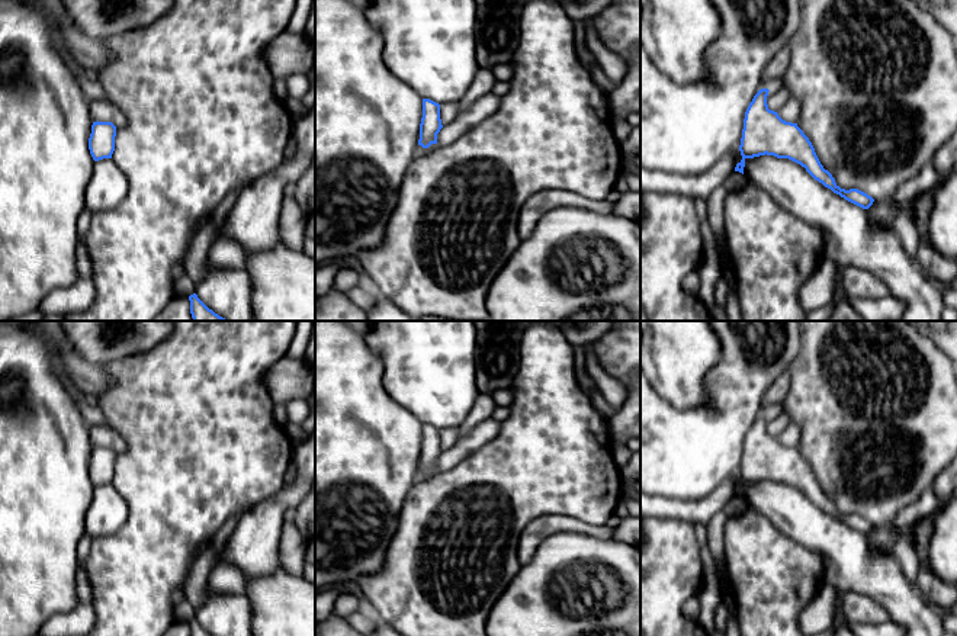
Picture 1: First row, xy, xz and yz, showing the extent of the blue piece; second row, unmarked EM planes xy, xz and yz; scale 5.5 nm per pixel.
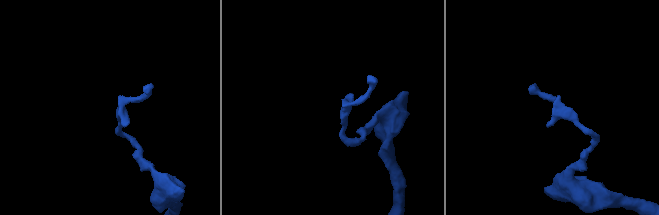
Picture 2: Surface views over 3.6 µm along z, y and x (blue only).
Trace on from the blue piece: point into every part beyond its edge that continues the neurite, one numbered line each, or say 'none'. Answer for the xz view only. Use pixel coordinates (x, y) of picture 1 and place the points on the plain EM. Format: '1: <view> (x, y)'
none

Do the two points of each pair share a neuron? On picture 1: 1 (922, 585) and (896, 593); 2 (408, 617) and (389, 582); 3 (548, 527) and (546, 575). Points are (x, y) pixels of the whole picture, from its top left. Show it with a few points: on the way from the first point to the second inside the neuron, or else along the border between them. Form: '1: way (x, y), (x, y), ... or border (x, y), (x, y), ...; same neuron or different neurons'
1: border (912, 585), (924, 600); different neurons
2: way (408, 609), (405, 598), (398, 591); same neuron
3: border (583, 535), (552, 533), (539, 545), (527, 562); different neurons

